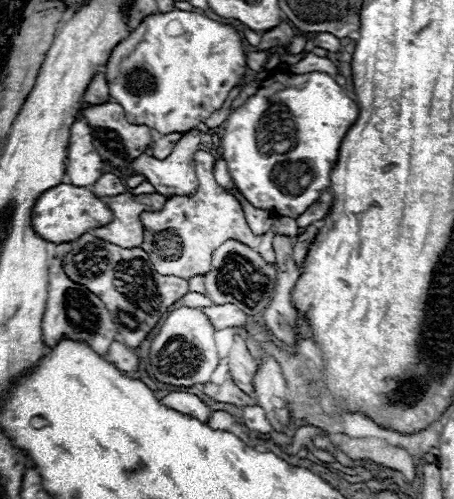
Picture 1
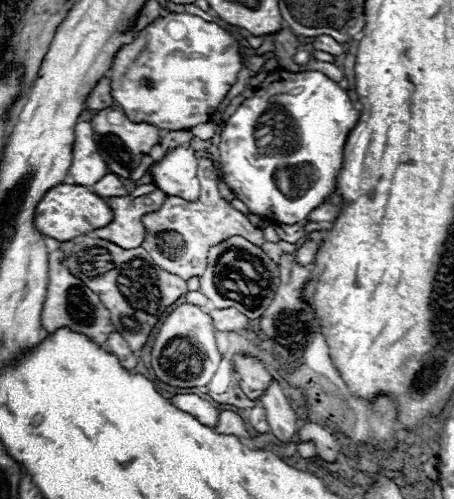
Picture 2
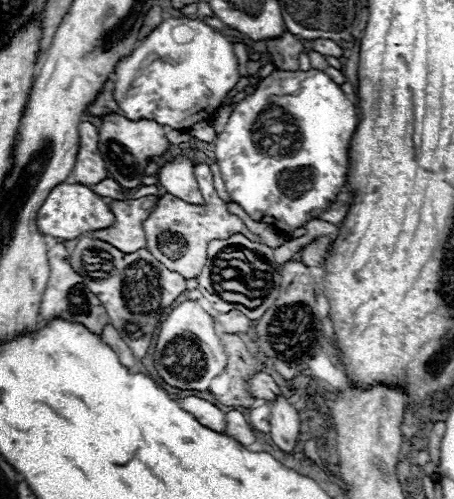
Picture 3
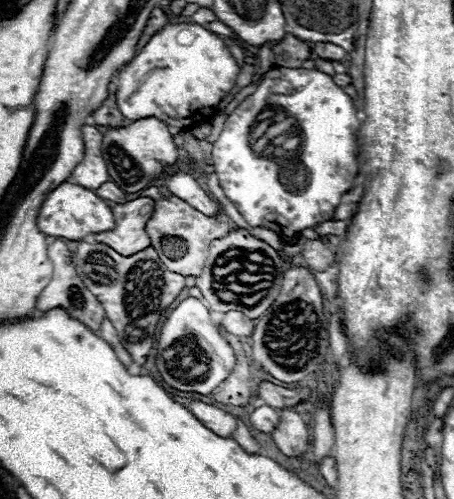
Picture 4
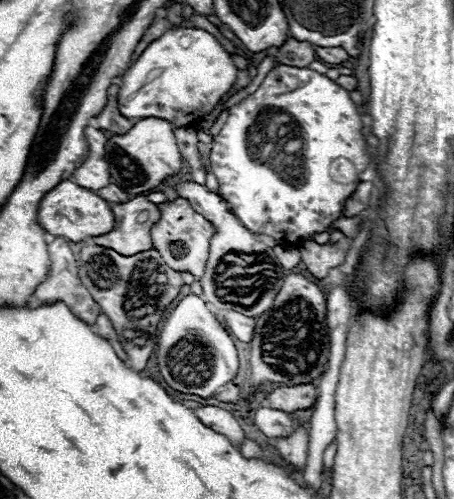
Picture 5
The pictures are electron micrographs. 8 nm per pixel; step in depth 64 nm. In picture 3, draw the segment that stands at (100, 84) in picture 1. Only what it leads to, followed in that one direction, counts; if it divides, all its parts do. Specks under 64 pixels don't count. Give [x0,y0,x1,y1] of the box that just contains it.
[88,80,120,118]

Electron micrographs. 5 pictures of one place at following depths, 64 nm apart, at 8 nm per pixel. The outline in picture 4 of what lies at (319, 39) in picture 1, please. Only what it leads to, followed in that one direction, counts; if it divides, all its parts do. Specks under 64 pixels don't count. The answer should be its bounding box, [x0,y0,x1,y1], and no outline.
[312,42,346,60]

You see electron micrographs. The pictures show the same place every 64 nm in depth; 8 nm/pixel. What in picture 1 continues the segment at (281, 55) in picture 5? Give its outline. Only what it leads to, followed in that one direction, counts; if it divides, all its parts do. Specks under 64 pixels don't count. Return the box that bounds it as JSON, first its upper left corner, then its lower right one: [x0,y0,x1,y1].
[258,22,296,50]

